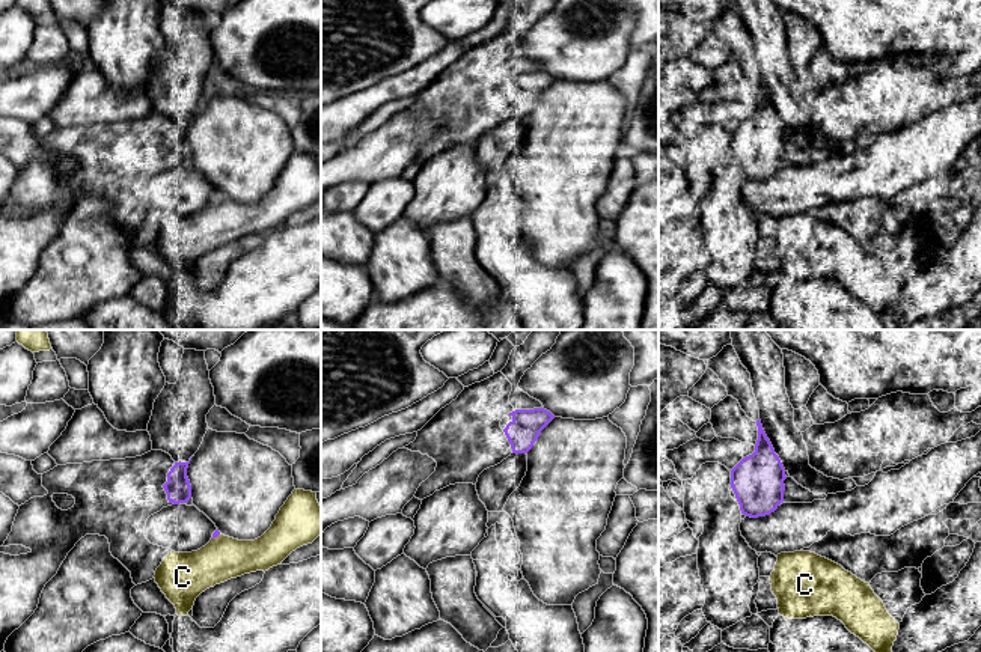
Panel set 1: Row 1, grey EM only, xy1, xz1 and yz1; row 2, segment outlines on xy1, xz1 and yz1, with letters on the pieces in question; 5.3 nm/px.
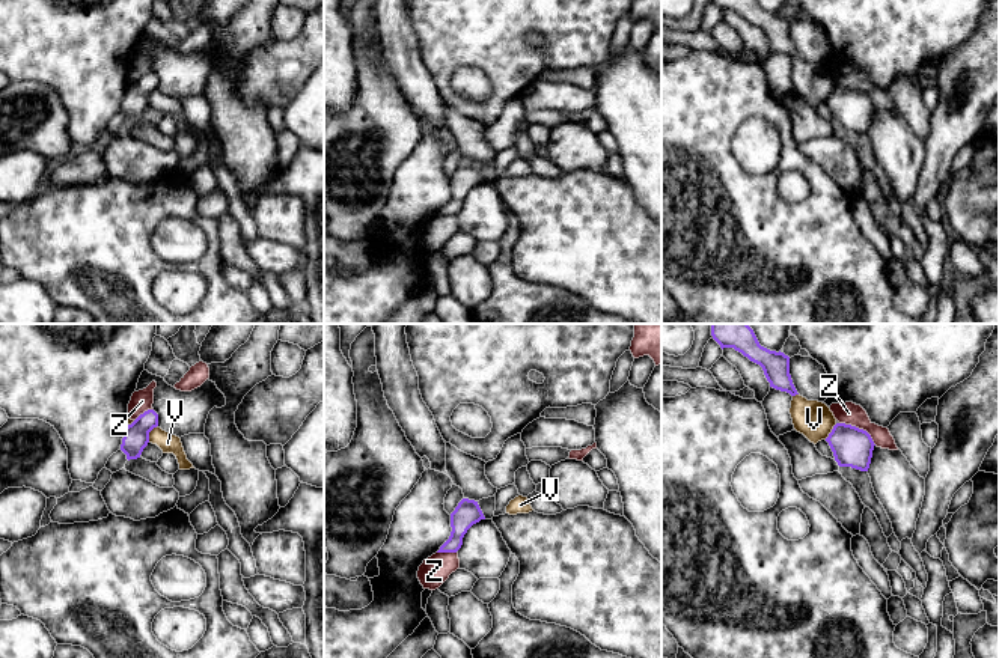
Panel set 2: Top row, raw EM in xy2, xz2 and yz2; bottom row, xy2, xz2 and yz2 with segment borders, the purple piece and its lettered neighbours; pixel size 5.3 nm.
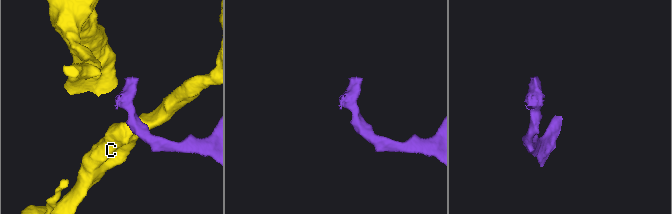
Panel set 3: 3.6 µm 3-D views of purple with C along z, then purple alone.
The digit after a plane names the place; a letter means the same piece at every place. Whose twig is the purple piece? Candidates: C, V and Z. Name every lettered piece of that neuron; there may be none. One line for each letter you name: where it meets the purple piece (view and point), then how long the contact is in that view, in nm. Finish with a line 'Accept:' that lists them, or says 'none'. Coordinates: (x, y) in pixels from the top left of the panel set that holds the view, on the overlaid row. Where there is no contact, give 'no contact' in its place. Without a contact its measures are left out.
Accept: none

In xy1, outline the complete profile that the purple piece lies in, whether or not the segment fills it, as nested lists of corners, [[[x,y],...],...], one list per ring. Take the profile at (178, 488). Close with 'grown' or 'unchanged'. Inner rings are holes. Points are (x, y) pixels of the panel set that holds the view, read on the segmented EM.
[[[175,462],[167,473],[167,482],[163,485],[169,503],[187,503],[191,498],[191,485],[187,477],[188,462]]]; unchanged

